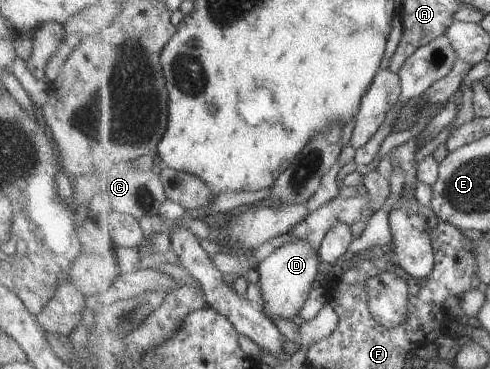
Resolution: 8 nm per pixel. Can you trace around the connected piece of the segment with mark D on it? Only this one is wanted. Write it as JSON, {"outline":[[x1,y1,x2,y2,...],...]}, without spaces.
{"outline":[[296,238,298,238,297,241,275,250,256,269,261,274,259,285,266,303,265,309,271,317,283,317,288,320,299,317,302,307,310,297,310,291,316,287,316,279,319,279,318,269,323,261,320,247,316,247,308,239]]}

